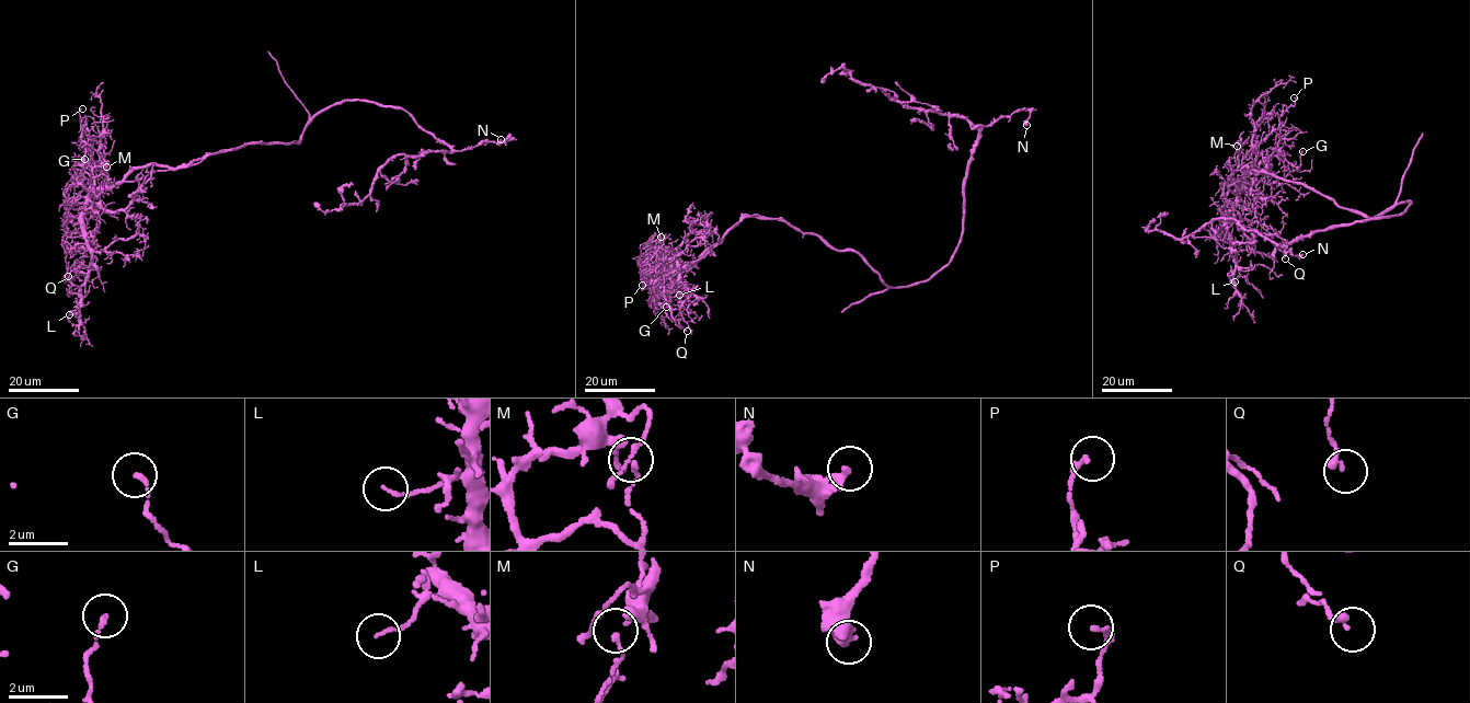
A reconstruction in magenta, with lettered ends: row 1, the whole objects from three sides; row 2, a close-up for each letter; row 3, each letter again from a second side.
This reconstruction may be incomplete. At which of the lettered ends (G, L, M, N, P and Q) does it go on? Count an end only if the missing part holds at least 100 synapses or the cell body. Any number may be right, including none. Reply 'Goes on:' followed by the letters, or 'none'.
Goes on: none

